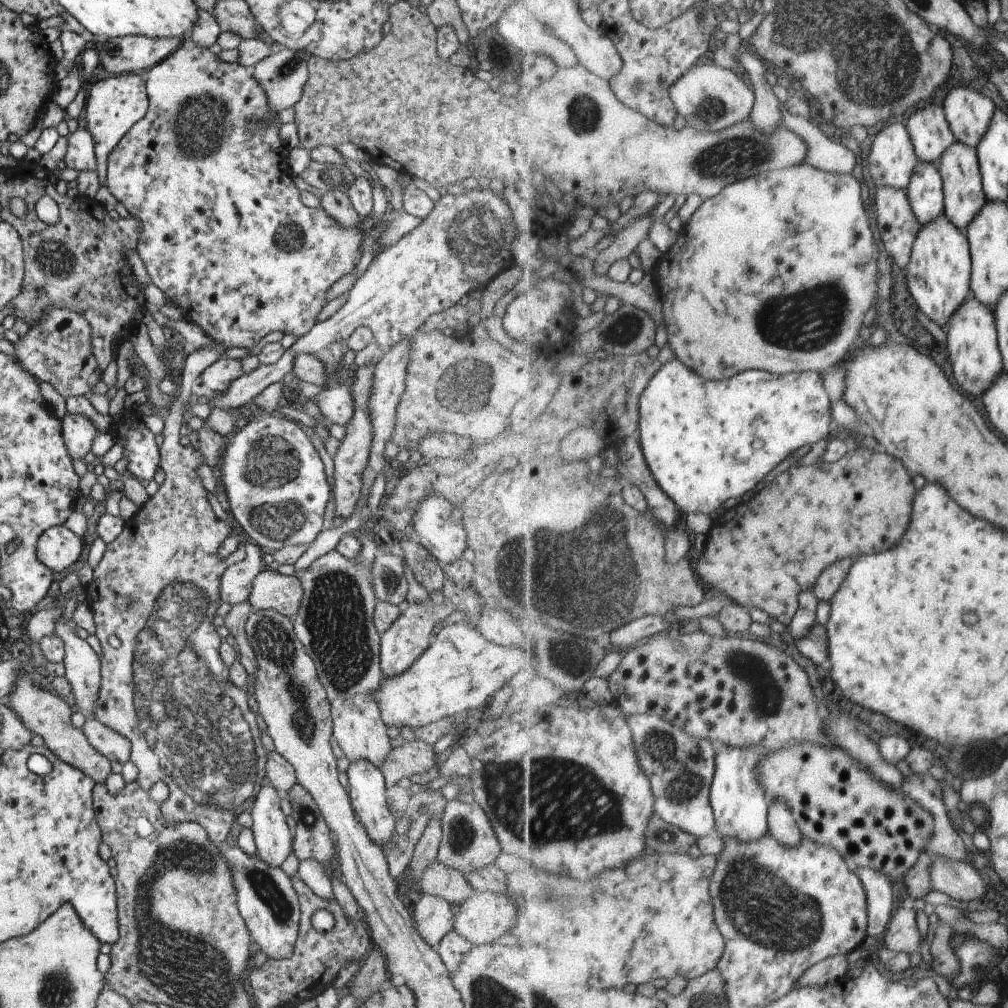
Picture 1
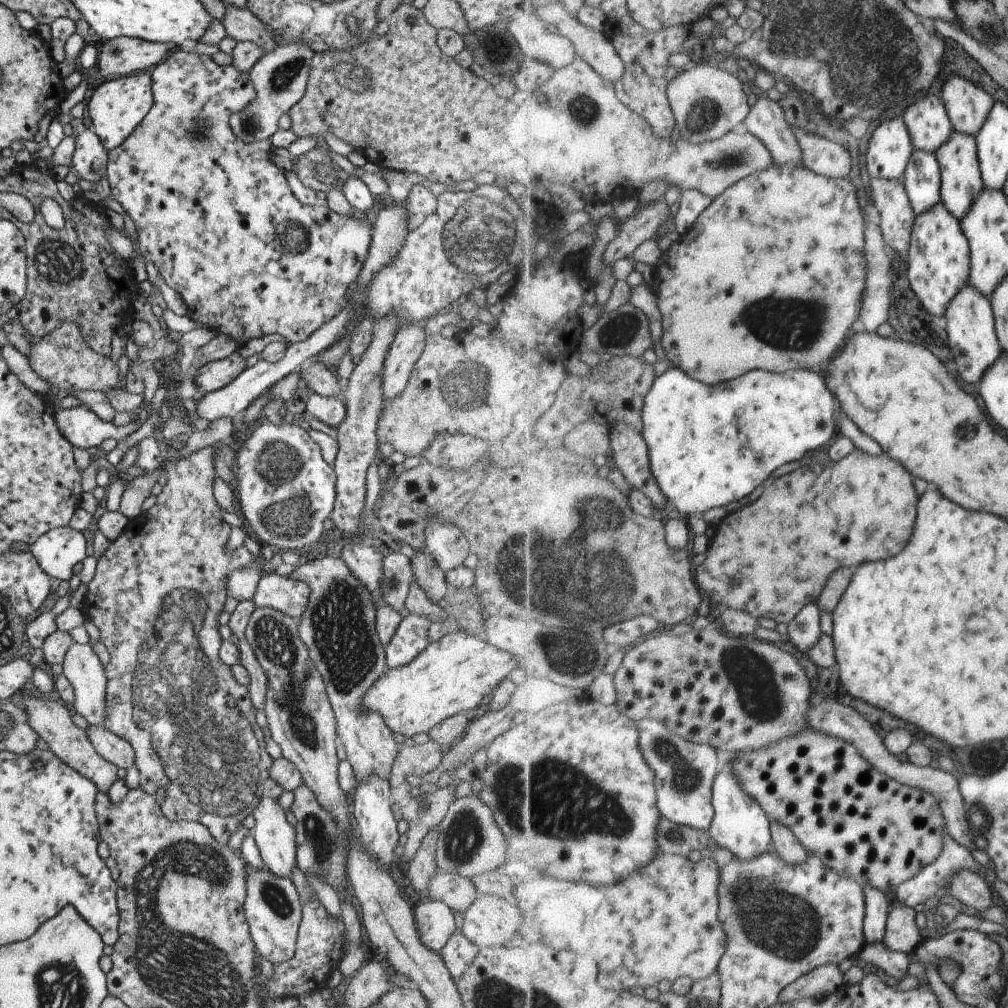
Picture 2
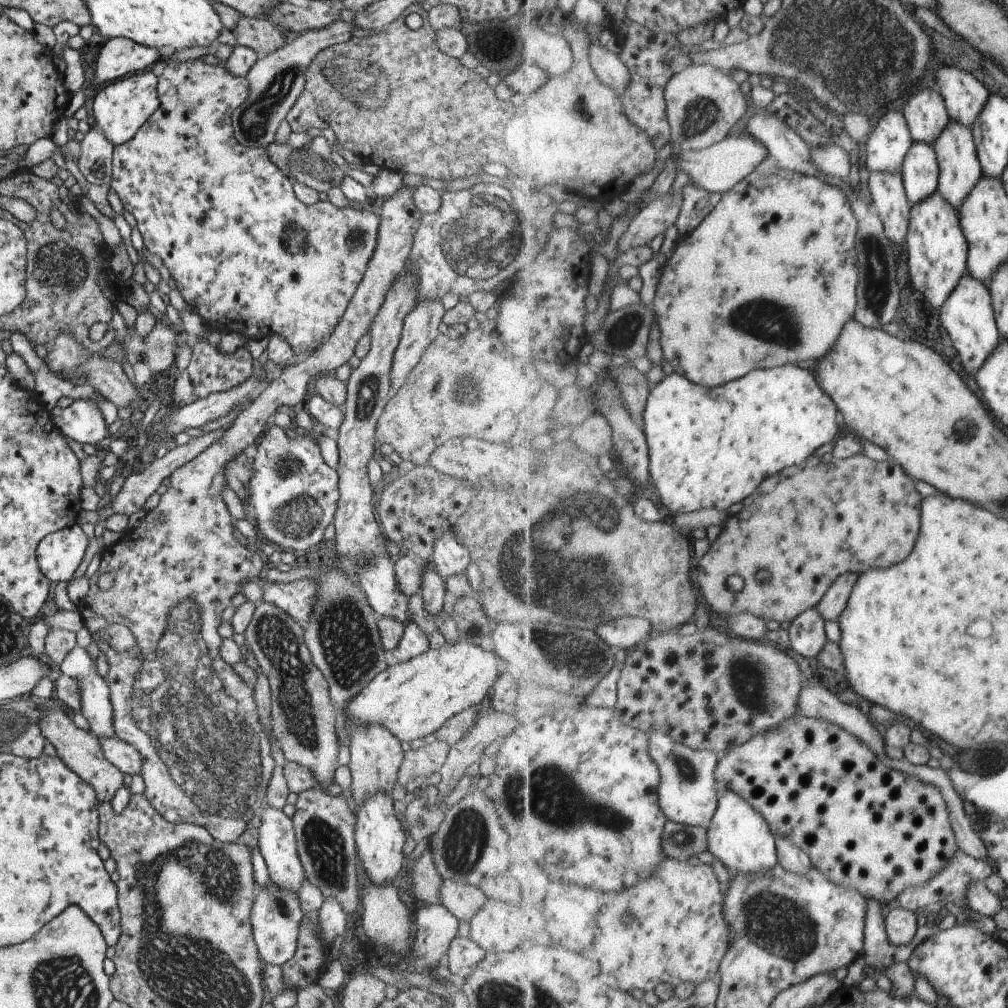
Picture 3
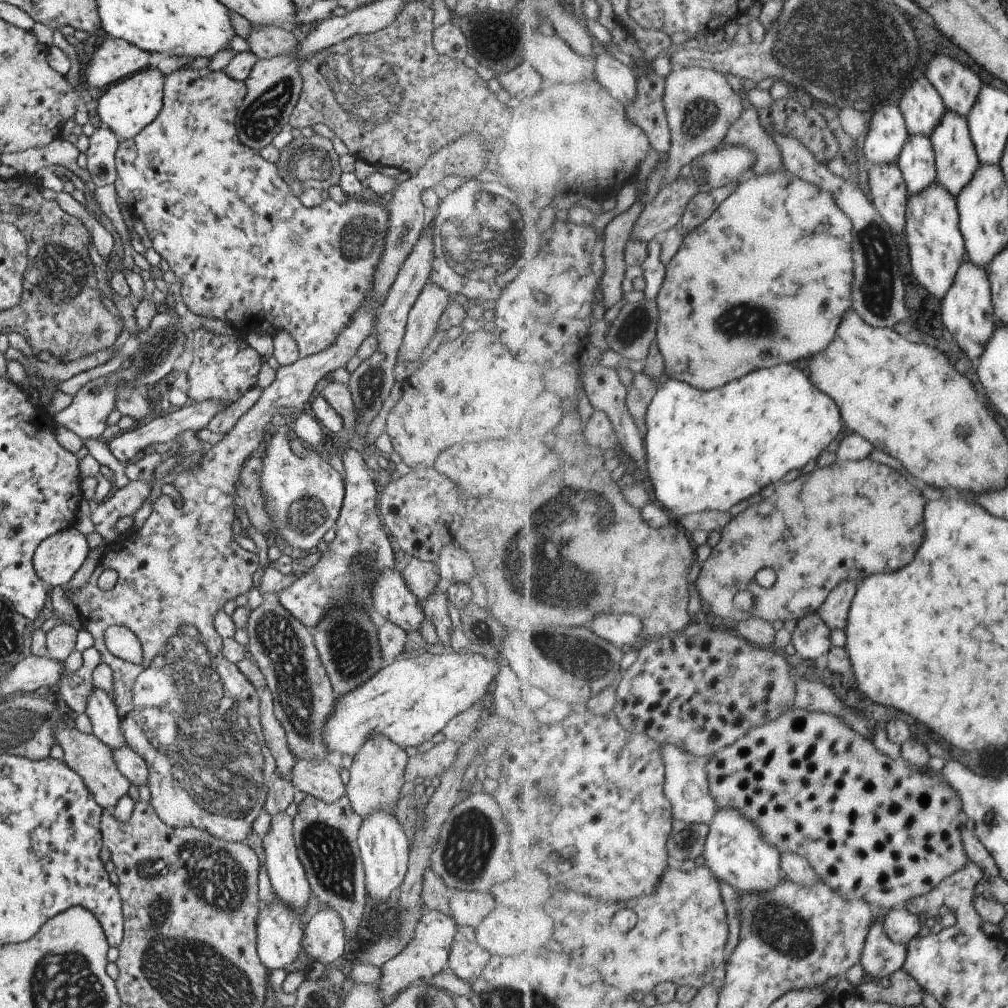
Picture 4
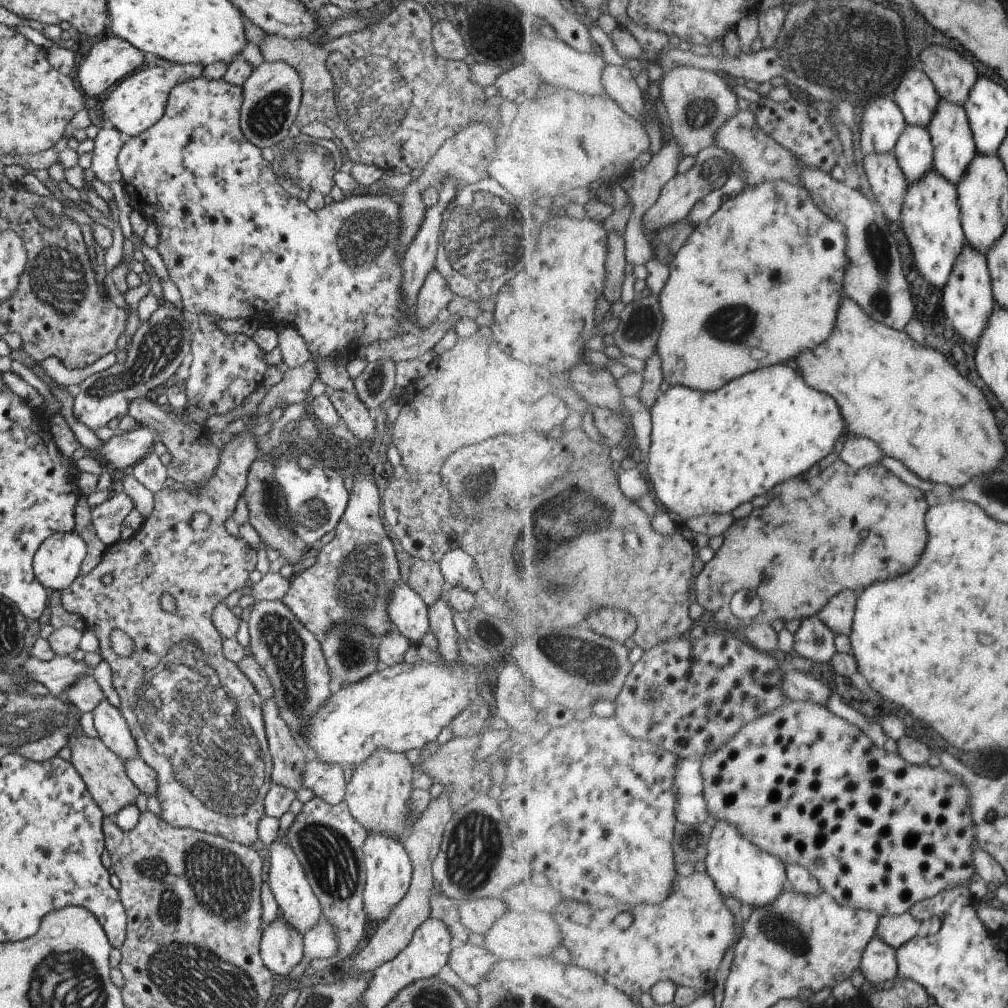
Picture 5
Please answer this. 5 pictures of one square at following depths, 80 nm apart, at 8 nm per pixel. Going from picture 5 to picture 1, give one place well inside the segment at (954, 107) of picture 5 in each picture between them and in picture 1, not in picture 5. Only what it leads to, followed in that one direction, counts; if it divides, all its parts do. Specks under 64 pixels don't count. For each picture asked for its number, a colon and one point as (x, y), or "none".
1: (964, 191)
2: (962, 181)
3: (960, 168)
4: (957, 160)

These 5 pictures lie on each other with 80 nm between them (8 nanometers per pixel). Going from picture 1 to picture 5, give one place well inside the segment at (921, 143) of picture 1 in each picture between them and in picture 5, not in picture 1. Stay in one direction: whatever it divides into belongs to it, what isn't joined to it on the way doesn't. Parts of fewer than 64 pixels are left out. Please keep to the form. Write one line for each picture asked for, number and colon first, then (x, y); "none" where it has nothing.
2: (930, 124)
3: (926, 112)
4: (923, 106)
5: (918, 97)

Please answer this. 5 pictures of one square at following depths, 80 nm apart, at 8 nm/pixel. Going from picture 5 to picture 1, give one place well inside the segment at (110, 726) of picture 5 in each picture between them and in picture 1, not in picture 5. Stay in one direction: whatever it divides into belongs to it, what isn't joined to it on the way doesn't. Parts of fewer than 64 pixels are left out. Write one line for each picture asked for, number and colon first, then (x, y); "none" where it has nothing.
1: (80, 665)
2: (81, 667)
3: (95, 706)
4: (100, 709)

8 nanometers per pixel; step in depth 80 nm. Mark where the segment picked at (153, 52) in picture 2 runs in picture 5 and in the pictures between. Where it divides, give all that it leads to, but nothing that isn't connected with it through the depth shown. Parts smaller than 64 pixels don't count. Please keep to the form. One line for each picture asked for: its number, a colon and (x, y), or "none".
3: (118, 57)
4: (113, 59)
5: (110, 60)

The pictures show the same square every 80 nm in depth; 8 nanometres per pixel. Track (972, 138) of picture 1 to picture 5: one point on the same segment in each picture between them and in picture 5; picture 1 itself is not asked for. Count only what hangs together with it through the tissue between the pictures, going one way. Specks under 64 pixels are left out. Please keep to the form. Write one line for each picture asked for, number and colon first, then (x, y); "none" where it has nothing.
2: (969, 105)
3: (966, 97)
4: (959, 86)
5: (954, 76)

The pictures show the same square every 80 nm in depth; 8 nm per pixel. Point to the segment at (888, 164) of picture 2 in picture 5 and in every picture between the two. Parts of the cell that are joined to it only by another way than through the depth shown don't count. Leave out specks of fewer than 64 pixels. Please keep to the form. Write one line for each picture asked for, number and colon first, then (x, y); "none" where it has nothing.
3: (890, 142)
4: (887, 133)
5: (883, 122)

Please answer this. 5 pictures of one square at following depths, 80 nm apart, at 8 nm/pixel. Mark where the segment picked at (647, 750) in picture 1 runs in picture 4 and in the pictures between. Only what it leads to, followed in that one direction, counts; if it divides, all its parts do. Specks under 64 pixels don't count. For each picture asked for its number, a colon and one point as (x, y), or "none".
2: (685, 772)
3: (689, 793)
4: (687, 778)

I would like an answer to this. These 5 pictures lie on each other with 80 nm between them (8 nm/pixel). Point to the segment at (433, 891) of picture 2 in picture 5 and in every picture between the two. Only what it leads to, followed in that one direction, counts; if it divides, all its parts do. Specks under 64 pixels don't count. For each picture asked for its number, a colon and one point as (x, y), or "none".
3: (462, 901)
4: (469, 908)
5: (477, 915)

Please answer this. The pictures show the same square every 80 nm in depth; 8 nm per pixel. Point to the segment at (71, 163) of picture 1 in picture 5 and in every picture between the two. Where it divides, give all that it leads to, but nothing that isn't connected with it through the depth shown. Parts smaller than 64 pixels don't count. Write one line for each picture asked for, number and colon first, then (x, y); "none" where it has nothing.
2: (89, 158)
3: (94, 160)
4: (102, 145)
5: (107, 143)

